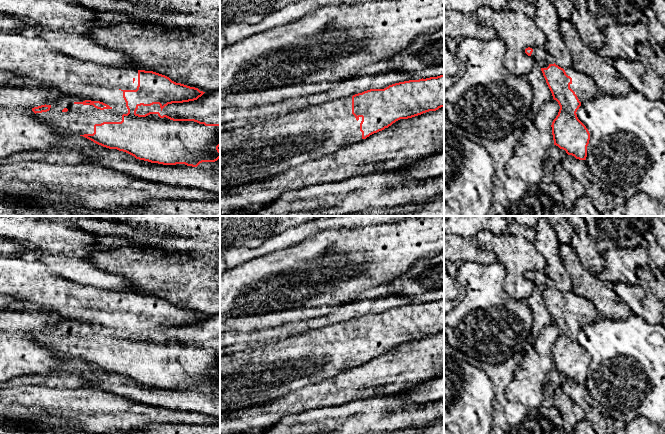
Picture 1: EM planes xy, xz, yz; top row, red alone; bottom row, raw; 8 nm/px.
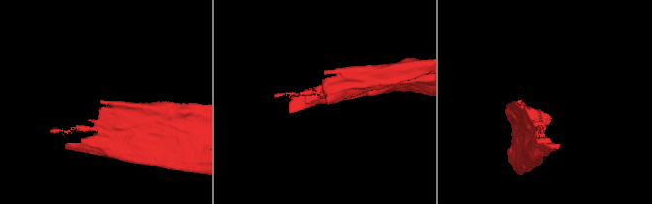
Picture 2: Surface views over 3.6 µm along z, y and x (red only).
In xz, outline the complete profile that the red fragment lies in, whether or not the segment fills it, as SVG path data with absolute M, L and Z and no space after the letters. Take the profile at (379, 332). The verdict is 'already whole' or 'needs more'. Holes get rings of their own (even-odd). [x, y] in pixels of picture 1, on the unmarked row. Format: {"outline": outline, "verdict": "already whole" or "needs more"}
{"outline": "M444 299L399 306L384 313L370 313L353 320L248 347L239 352L220 353L220 415L271 402L292 390L318 383L346 369L366 363L400 343L436 335L441 331L444 331Z", "verdict": "needs more"}

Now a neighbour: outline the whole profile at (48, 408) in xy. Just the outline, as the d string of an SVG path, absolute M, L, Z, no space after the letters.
M40 385L0 388L0 422L32 422L42 430L80 429L89 433L130 433L150 424L220 425L220 419L136 403L94 387L57 389Z

